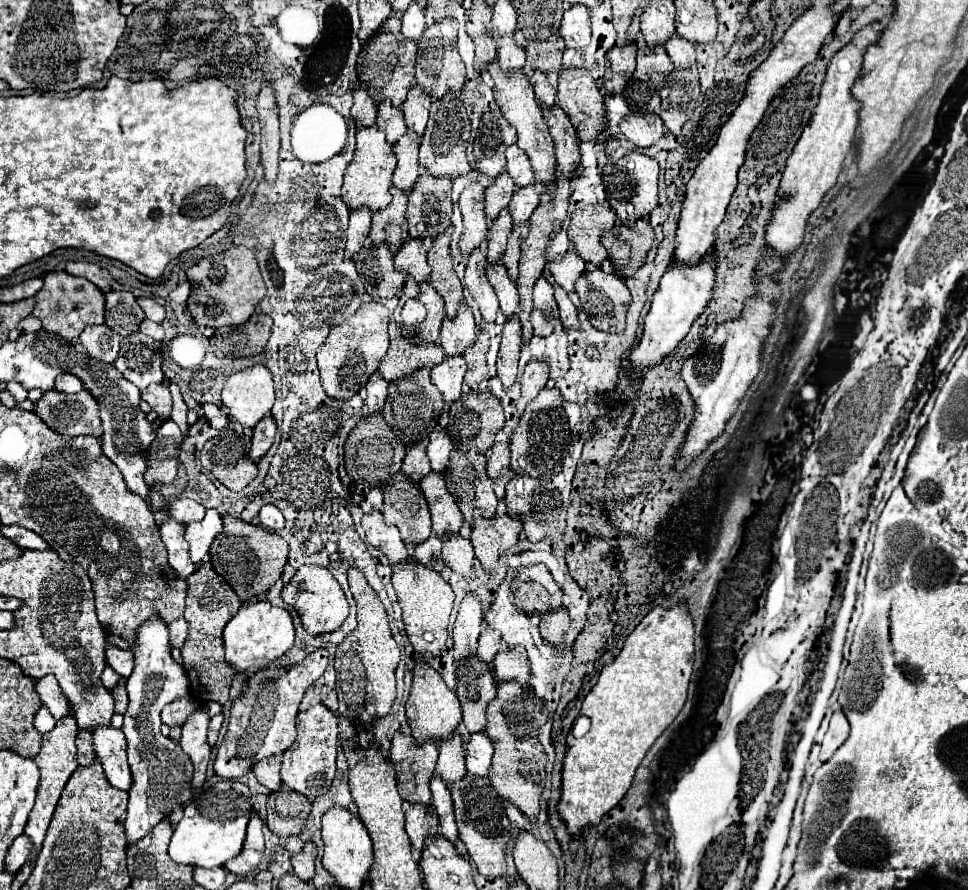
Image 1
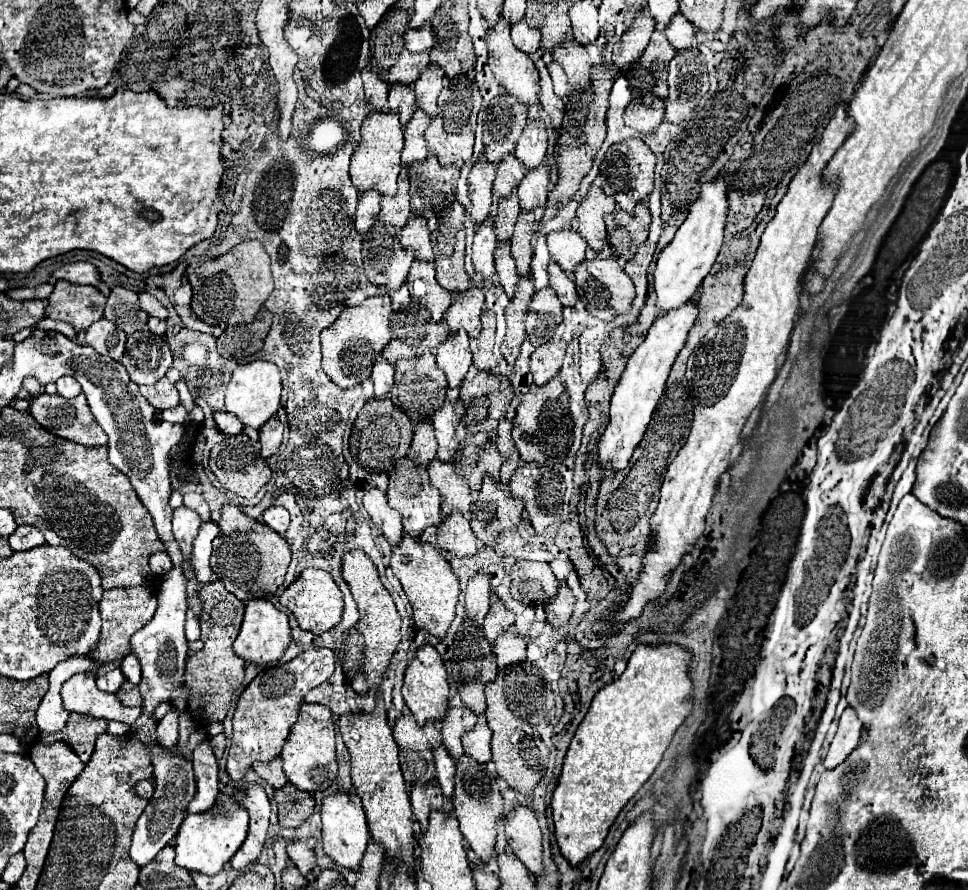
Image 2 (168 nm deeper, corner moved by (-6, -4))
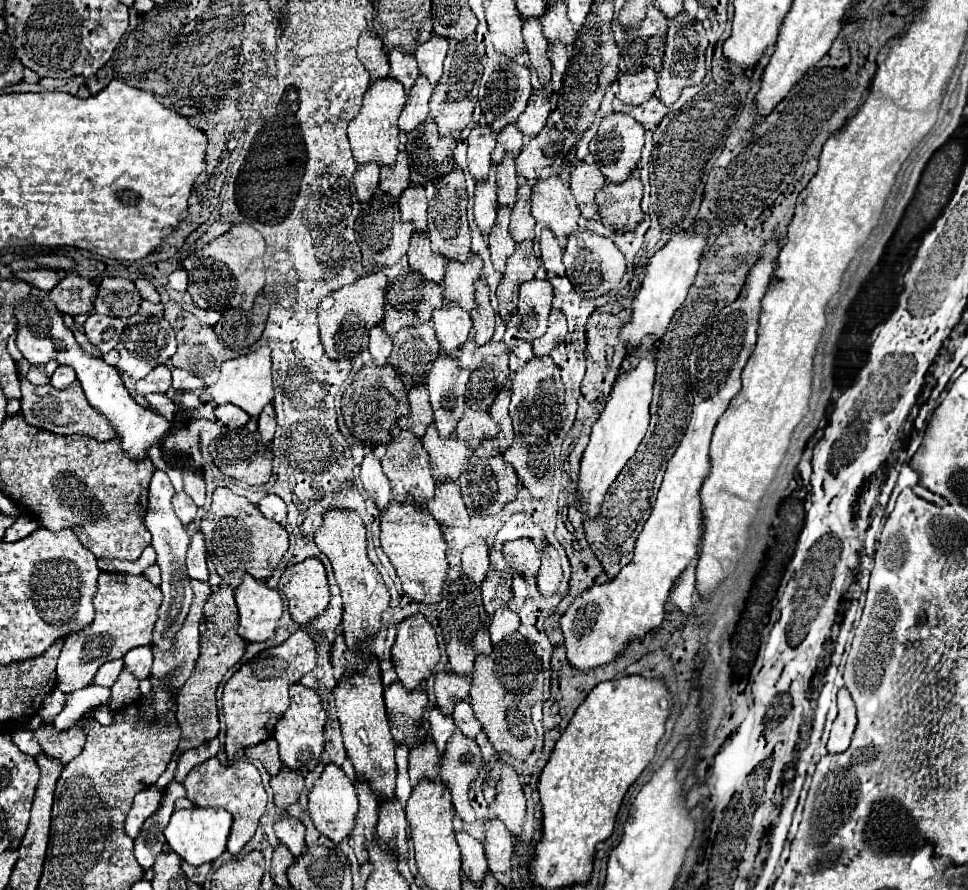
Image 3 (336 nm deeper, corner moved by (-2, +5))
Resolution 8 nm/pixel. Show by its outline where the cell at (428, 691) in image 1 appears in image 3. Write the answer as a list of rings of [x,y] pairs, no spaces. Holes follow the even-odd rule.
[[[418,613],[418,615],[404,619],[398,625],[396,643],[392,647],[392,663],[394,663],[396,675],[398,675],[400,683],[406,687],[406,691],[418,689],[434,673],[434,667],[438,661],[440,661],[440,651],[438,651],[436,635],[434,635],[432,625],[426,621],[426,617]]]

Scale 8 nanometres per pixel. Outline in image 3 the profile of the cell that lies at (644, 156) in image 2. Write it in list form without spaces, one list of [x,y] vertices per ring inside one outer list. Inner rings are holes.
[[[610,113],[606,117],[606,179],[624,183],[638,167],[644,147],[644,127],[630,115]]]

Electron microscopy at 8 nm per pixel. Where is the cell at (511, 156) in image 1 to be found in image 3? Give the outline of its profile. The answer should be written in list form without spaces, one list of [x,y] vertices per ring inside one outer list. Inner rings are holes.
[[[544,89],[534,91],[532,99],[528,99],[526,111],[516,121],[516,127],[524,133],[524,137],[532,139],[534,135],[538,135],[544,129],[548,115],[550,115],[550,101],[548,101],[546,91]]]

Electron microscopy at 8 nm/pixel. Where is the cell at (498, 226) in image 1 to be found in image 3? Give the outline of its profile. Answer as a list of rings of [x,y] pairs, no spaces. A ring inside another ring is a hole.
[[[506,155],[504,161],[498,165],[498,205],[514,207],[516,203],[516,171],[514,171],[514,157]]]

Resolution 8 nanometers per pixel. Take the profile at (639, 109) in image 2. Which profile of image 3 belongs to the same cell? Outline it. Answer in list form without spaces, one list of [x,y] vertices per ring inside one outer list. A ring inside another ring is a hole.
[[[646,69],[642,73],[624,73],[618,77],[618,83],[618,99],[624,105],[642,105],[656,93],[656,73],[652,69]]]

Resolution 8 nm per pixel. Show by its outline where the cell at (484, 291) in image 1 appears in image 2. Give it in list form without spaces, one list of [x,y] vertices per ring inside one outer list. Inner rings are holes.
[[[492,216],[484,220],[484,224],[478,224],[474,234],[474,246],[472,246],[472,262],[474,268],[484,284],[490,284],[494,280],[494,248],[496,248],[496,236],[492,226]]]

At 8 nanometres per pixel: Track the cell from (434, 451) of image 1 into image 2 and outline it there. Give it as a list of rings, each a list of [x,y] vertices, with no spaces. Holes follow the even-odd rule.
[[[446,398],[444,404],[432,416],[438,440],[438,456],[444,462],[454,458],[462,438],[466,436],[466,428],[462,426],[462,414],[464,414],[464,402],[460,398],[456,402],[450,402],[450,398]]]

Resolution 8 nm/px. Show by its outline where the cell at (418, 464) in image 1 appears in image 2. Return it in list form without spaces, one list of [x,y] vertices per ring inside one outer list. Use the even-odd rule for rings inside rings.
[[[422,420],[422,424],[414,424],[414,436],[412,447],[408,450],[408,457],[417,464],[426,464],[428,460],[436,458],[436,438],[434,438],[434,426],[432,420]]]

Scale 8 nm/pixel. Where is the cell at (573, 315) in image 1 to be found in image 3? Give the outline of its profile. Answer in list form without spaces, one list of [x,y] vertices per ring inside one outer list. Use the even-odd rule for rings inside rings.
[[[542,229],[538,243],[540,243],[540,261],[544,263],[546,271],[556,277],[566,277],[562,265],[562,247],[558,245],[556,237],[550,235],[548,229]]]

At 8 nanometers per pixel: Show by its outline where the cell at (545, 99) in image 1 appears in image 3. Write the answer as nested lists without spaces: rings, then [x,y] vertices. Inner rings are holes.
[[[550,45],[548,57],[552,61],[554,71],[558,71],[558,73],[564,73],[566,71],[566,65],[568,65],[568,59],[570,59],[566,45]]]

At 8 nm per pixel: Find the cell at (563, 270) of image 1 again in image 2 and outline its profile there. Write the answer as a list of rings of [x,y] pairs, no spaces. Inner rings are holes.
[[[564,226],[558,232],[550,232],[546,236],[546,244],[550,248],[550,256],[560,264],[560,268],[568,274],[574,272],[578,264],[584,260],[586,252],[586,240],[580,236],[580,232],[572,226]]]

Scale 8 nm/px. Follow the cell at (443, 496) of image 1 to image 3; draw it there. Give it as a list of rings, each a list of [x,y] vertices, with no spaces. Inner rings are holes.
[[[428,427],[422,445],[430,455],[432,477],[436,481],[456,481],[462,475],[468,463],[468,449],[456,437],[440,439],[436,427]]]

